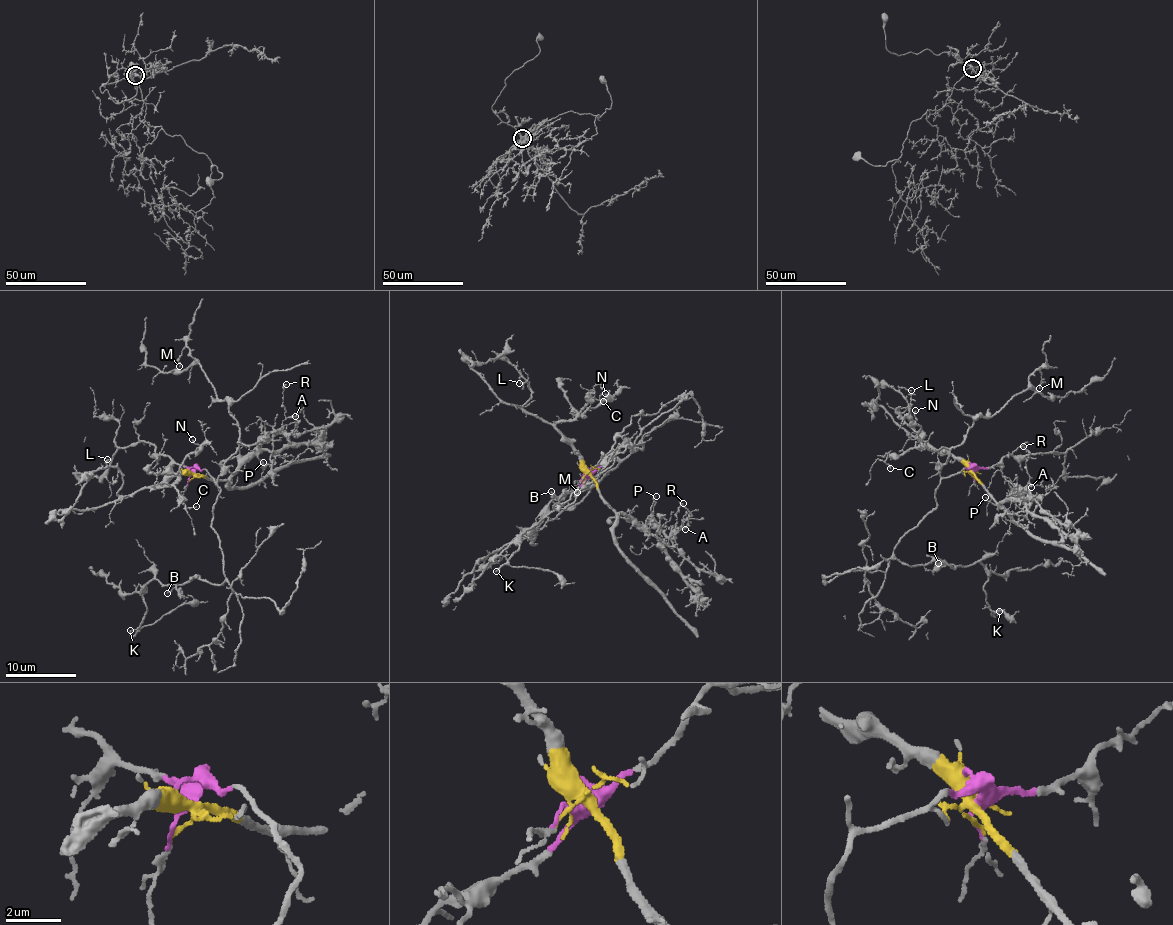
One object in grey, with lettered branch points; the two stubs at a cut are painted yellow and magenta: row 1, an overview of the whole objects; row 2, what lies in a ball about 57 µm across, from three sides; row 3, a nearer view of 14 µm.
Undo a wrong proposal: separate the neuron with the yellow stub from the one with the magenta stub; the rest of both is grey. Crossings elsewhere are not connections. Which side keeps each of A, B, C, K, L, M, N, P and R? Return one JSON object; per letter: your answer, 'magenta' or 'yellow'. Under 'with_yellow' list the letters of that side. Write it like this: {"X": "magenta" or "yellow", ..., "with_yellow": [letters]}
{"A": "yellow", "B": "magenta", "C": "yellow", "K": "magenta", "L": "yellow", "M": "magenta", "N": "yellow", "P": "yellow", "R": "yellow", "with_yellow": ["A", "C", "L", "N", "P", "R"]}

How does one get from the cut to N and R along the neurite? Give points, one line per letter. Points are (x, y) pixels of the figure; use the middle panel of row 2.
N: (588, 475), (577, 450), (556, 424), (570, 422), (582, 416), (590, 407), (600, 405), (609, 397), (605, 393)
R: (588, 475), (605, 501), (619, 513), (643, 524), (658, 528), (675, 526), (675, 516), (682, 503)

